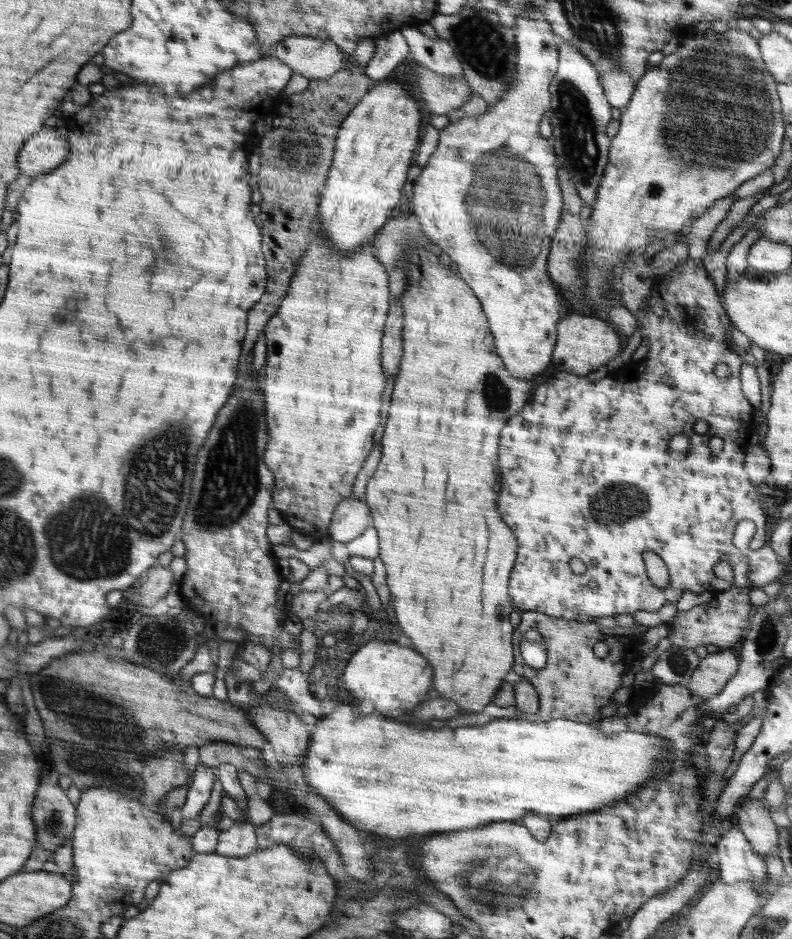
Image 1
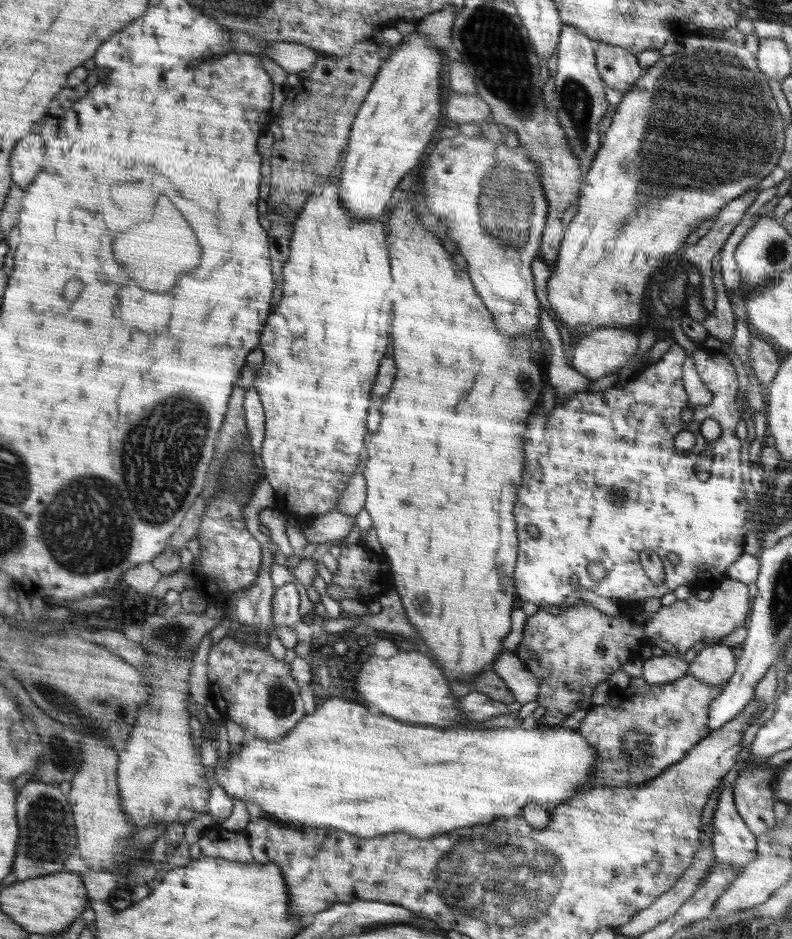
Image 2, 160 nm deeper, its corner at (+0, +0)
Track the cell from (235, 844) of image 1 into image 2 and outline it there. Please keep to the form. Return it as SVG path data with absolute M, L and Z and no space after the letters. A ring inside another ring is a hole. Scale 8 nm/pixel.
M220 824L207 827L198 840L202 856L253 864L252 847L246 830L228 831Z

